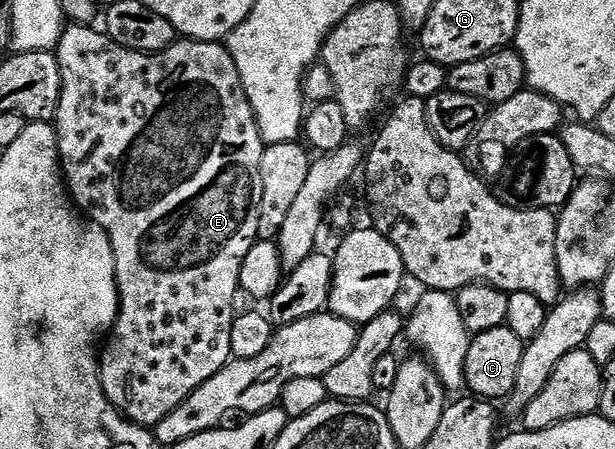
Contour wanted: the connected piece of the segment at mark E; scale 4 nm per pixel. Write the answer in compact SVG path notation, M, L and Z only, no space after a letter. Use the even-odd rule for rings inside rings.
M66 24L55 50L61 76L61 98L55 118L57 150L61 156L61 171L74 206L109 237L115 255L115 275L119 311L107 340L99 353L99 368L105 397L117 408L118 413L134 425L152 427L159 423L191 391L203 387L233 357L231 327L241 287L241 268L247 251L257 244L259 215L261 214L261 164L266 143L261 138L253 108L239 79L239 67L231 59L224 44L216 41L190 41L178 39L162 53L131 51L109 38L109 34L92 25Z

